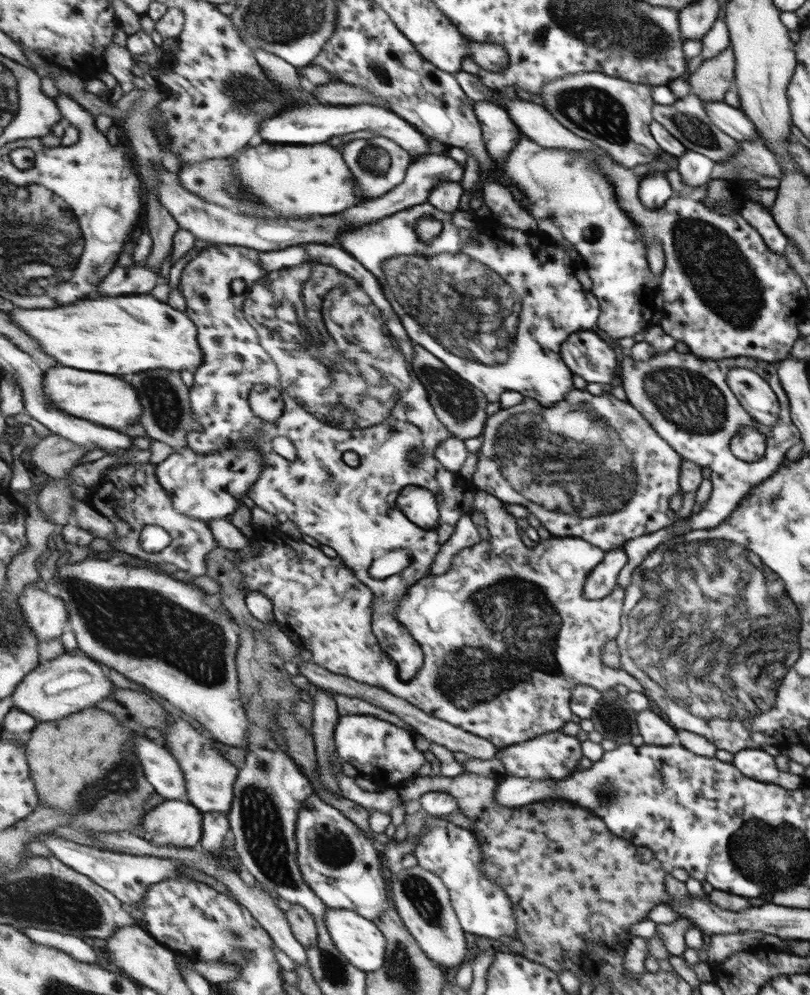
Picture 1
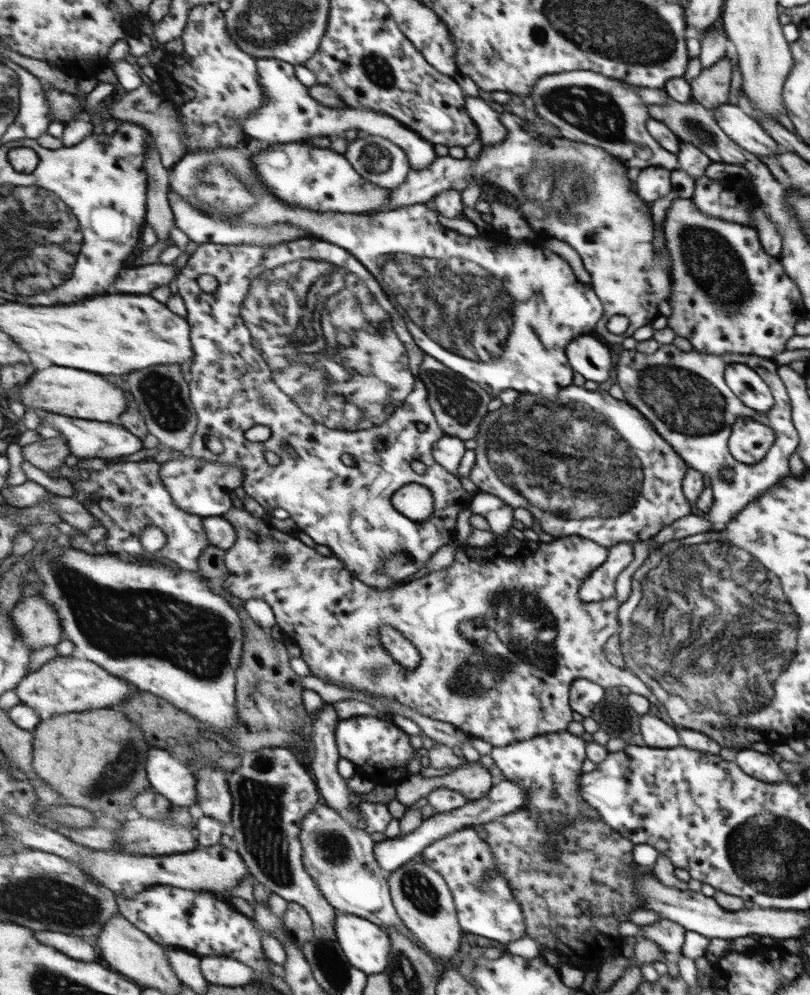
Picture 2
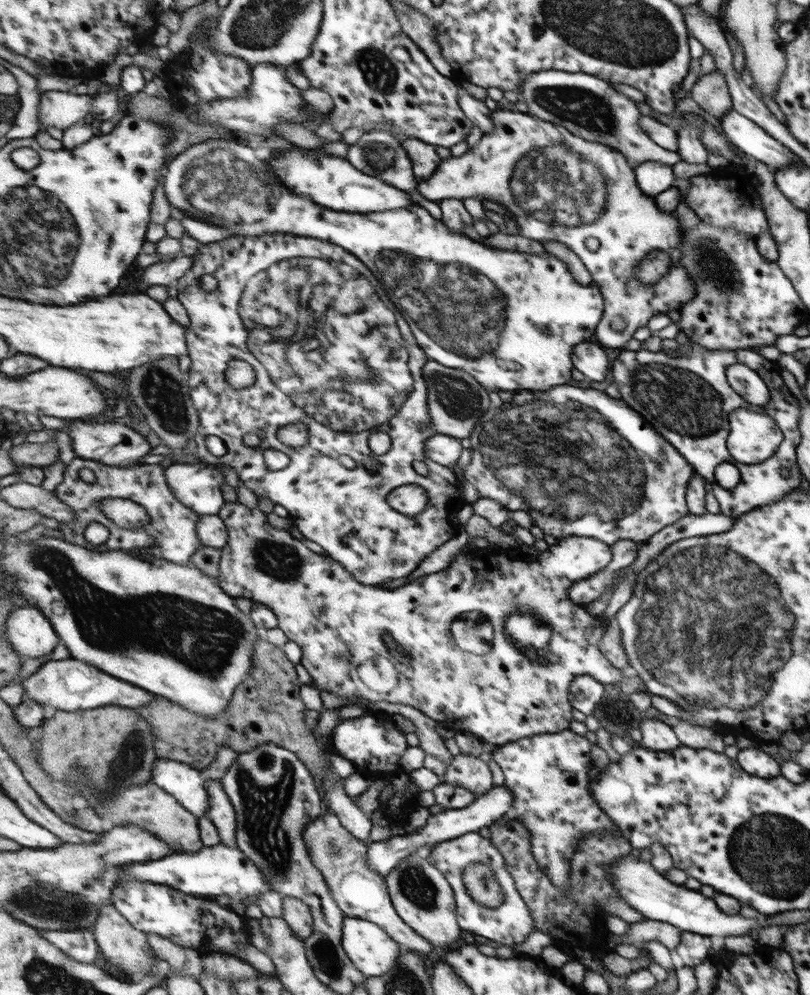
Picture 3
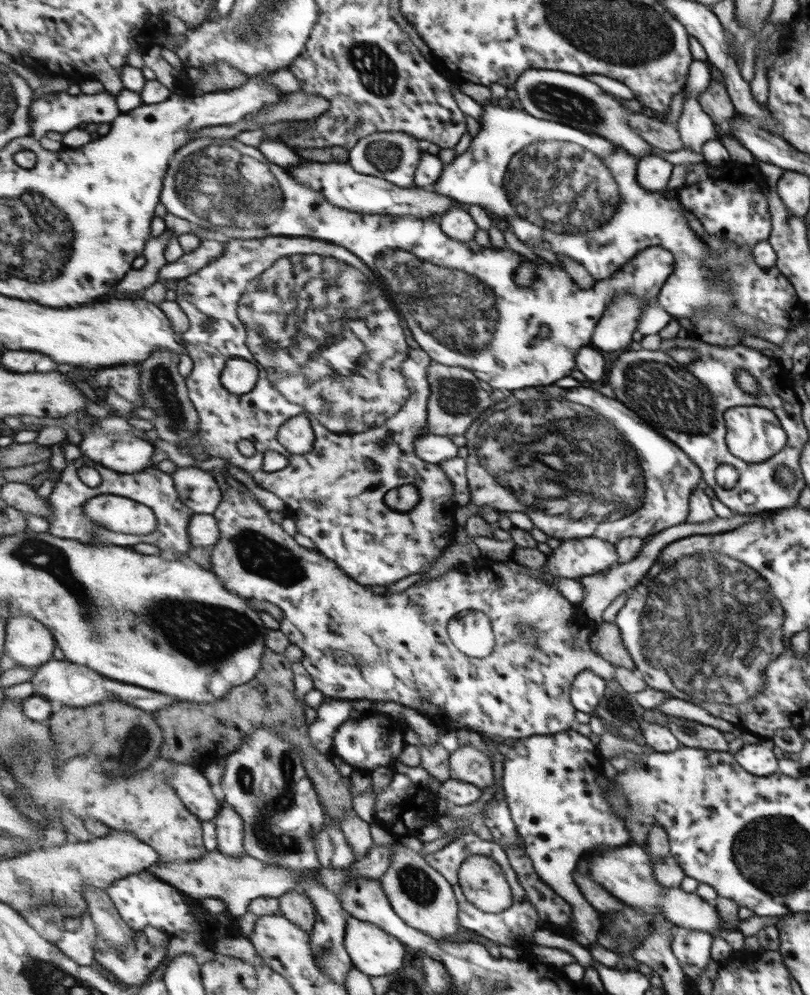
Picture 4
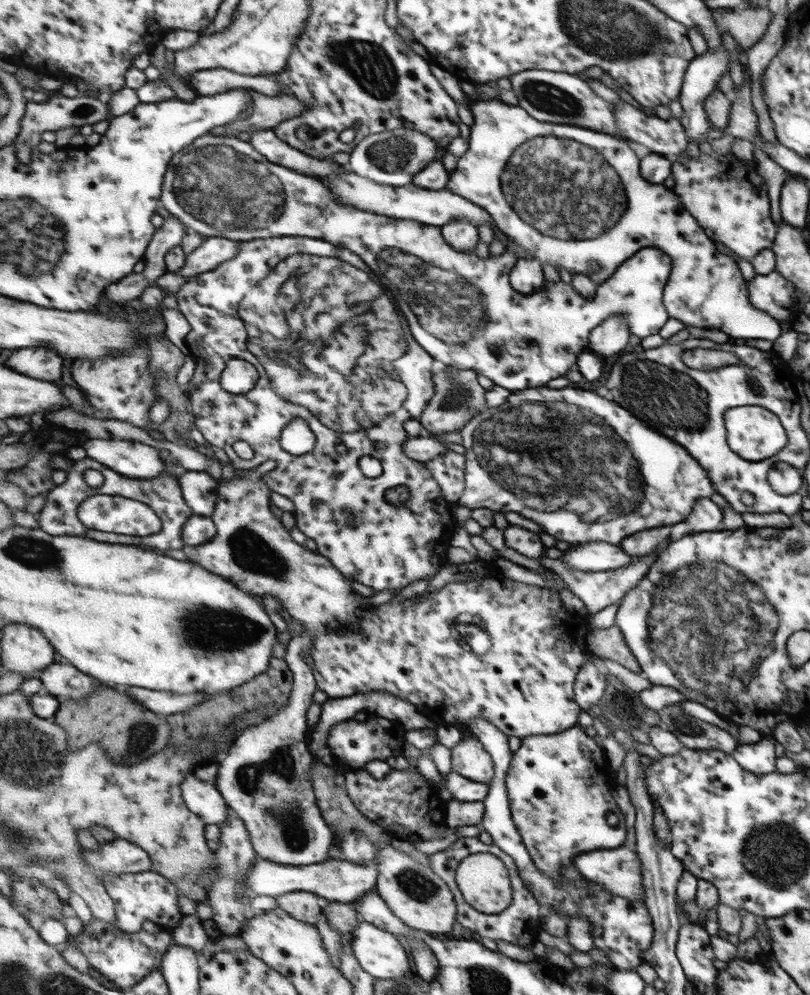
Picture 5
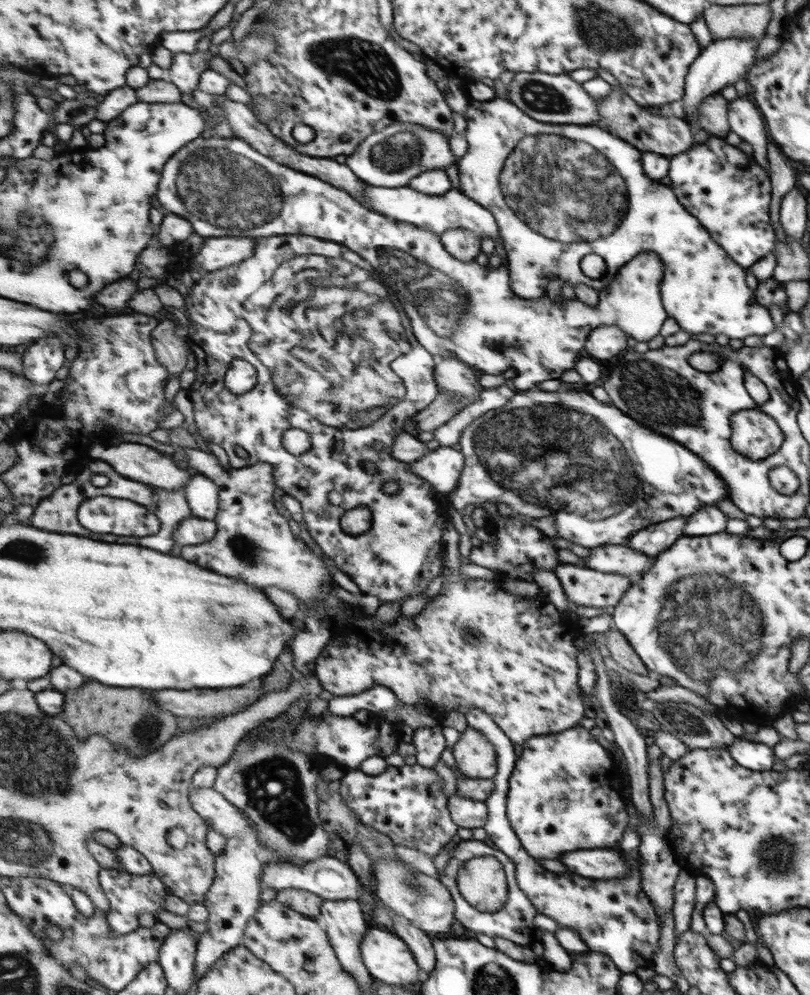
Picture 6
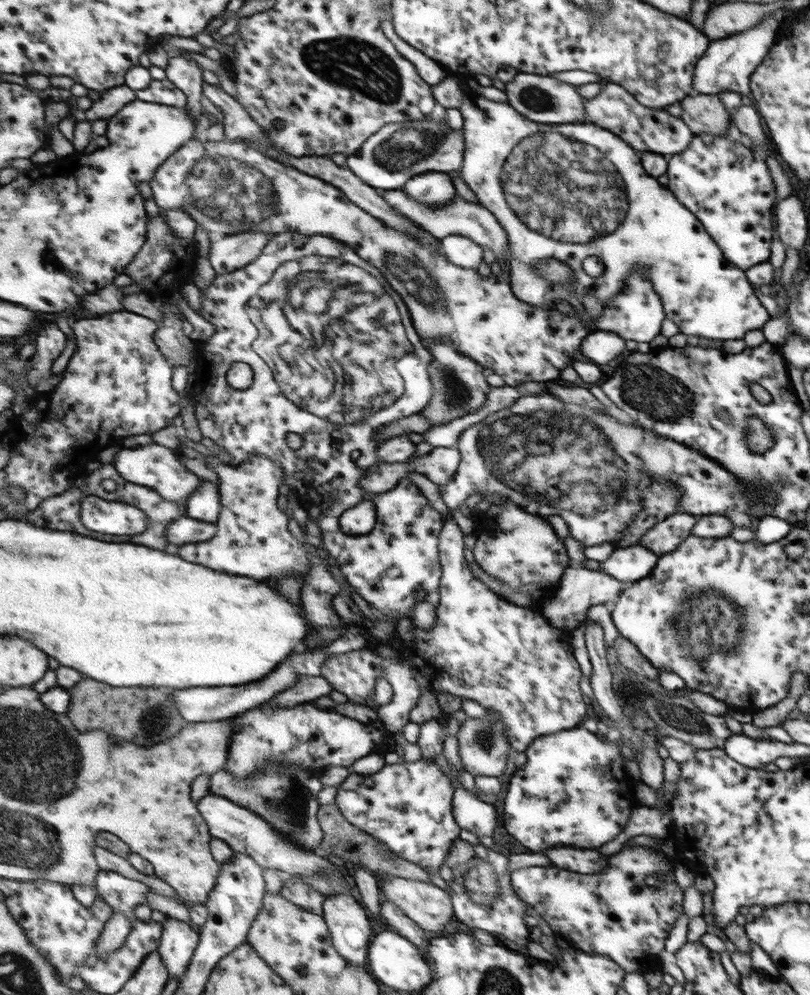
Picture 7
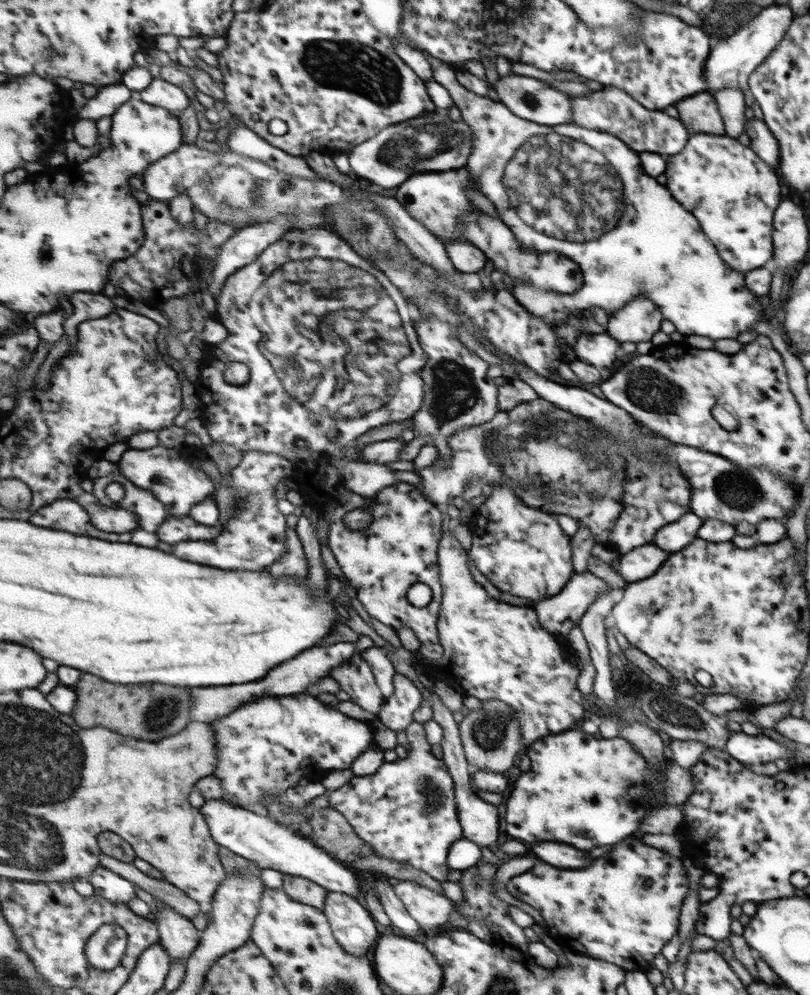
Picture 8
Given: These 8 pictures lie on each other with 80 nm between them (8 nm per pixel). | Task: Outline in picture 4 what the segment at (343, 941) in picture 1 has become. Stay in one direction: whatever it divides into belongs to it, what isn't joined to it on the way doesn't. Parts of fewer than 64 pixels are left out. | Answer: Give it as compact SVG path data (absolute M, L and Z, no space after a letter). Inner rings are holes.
M348 916L346 948L354 966L372 977L386 977L403 969L411 956L406 945L377 924Z

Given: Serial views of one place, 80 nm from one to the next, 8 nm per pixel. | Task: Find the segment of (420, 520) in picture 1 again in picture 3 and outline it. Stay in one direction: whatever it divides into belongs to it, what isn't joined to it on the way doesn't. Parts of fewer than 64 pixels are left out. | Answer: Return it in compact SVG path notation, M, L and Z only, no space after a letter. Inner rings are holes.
M417 484L395 488L388 494L387 505L407 516L420 515L428 508L428 492Z

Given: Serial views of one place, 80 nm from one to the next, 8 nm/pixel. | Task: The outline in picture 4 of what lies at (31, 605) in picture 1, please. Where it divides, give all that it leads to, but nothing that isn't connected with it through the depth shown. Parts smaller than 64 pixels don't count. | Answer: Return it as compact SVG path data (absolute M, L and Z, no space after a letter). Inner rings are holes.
M23 615L10 617L6 626L7 654L17 666L42 667L53 660L58 641L41 622Z

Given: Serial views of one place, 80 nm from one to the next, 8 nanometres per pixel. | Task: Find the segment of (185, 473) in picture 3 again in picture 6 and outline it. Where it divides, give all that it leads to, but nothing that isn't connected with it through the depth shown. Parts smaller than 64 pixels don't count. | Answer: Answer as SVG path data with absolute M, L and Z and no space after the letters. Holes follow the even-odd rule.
M199 473L191 476L184 489L192 516L215 521L220 509L217 484Z

